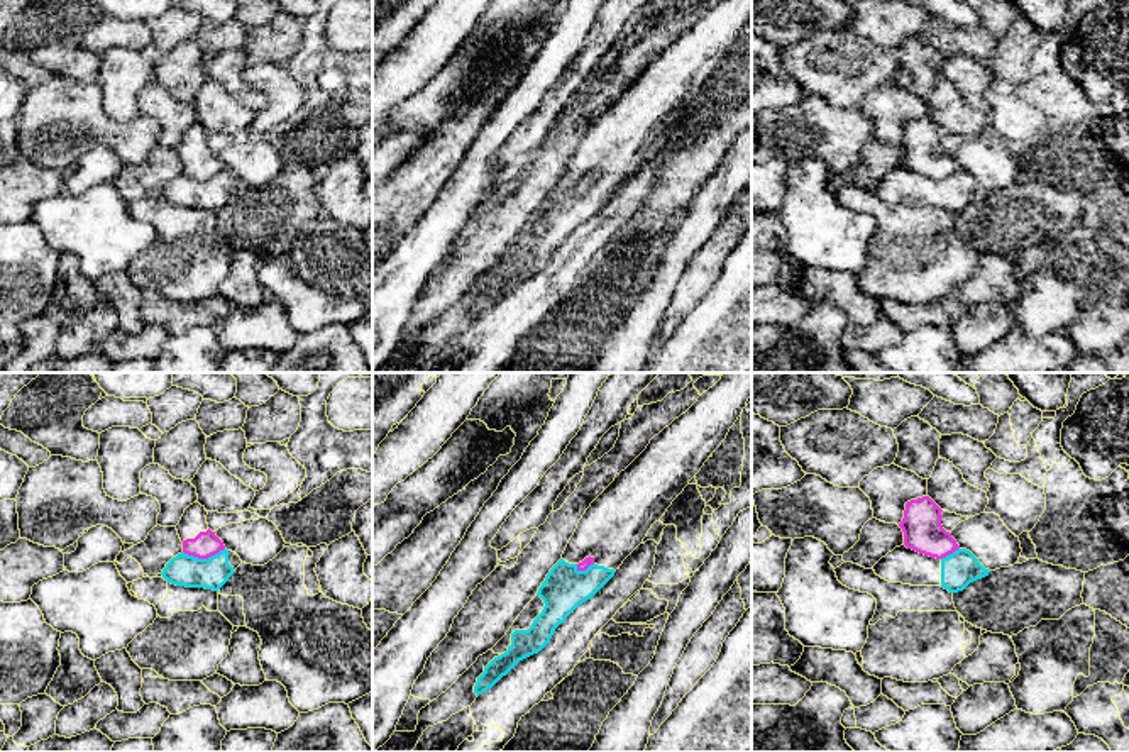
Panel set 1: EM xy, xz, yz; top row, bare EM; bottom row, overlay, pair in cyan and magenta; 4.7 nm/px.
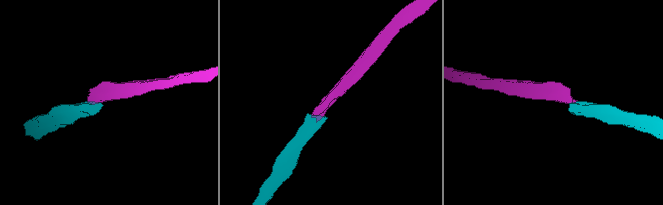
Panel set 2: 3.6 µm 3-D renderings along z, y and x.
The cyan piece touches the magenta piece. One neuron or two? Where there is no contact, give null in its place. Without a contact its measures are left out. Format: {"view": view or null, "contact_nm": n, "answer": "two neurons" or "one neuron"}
{"view": "xy", "contact_nm": 200, "answer": "two neurons"}

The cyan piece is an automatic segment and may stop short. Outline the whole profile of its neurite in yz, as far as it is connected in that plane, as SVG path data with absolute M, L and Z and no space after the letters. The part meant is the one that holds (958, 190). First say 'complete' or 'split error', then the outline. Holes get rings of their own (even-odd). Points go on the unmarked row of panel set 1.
split error; M906 166L895 168L882 178L873 191L889 203L911 207L941 207L950 213L963 212L970 203L989 196L978 180L967 169L936 180Z

